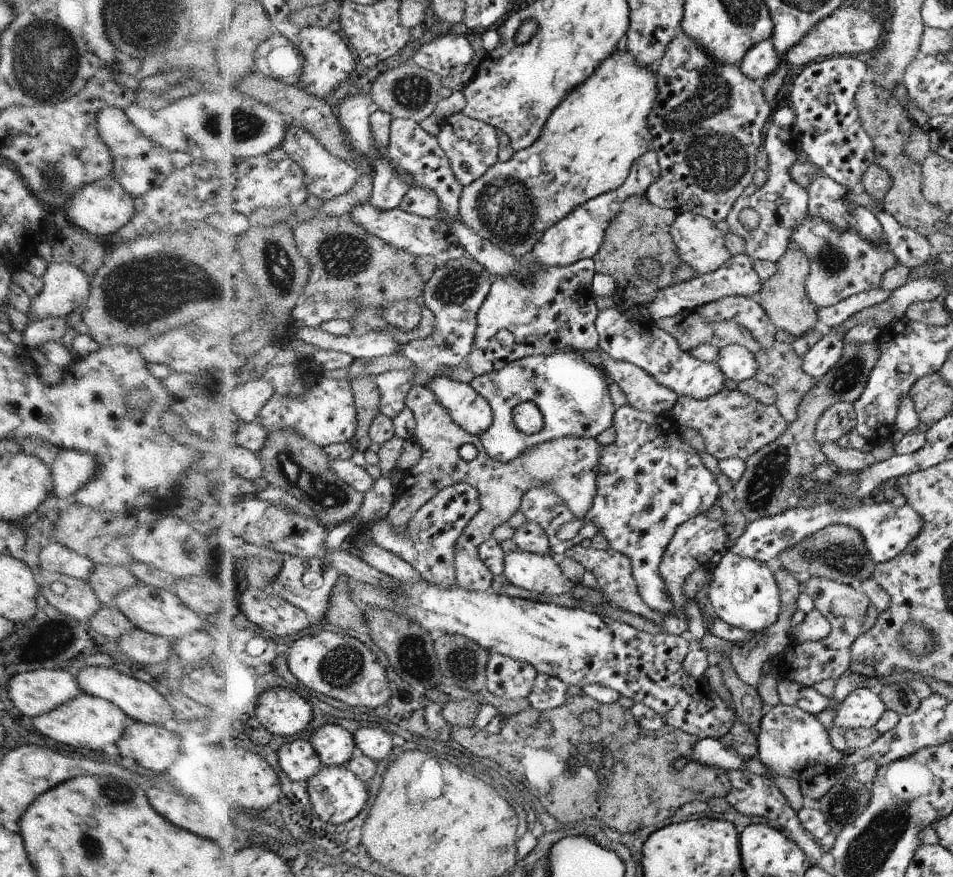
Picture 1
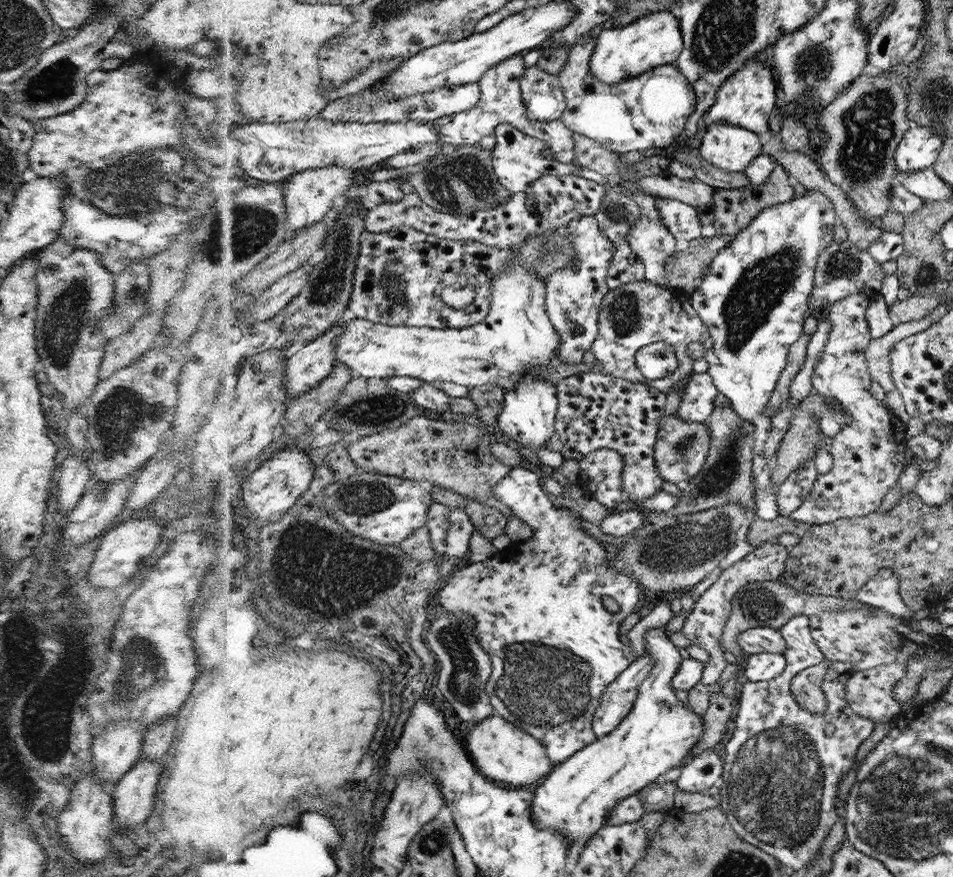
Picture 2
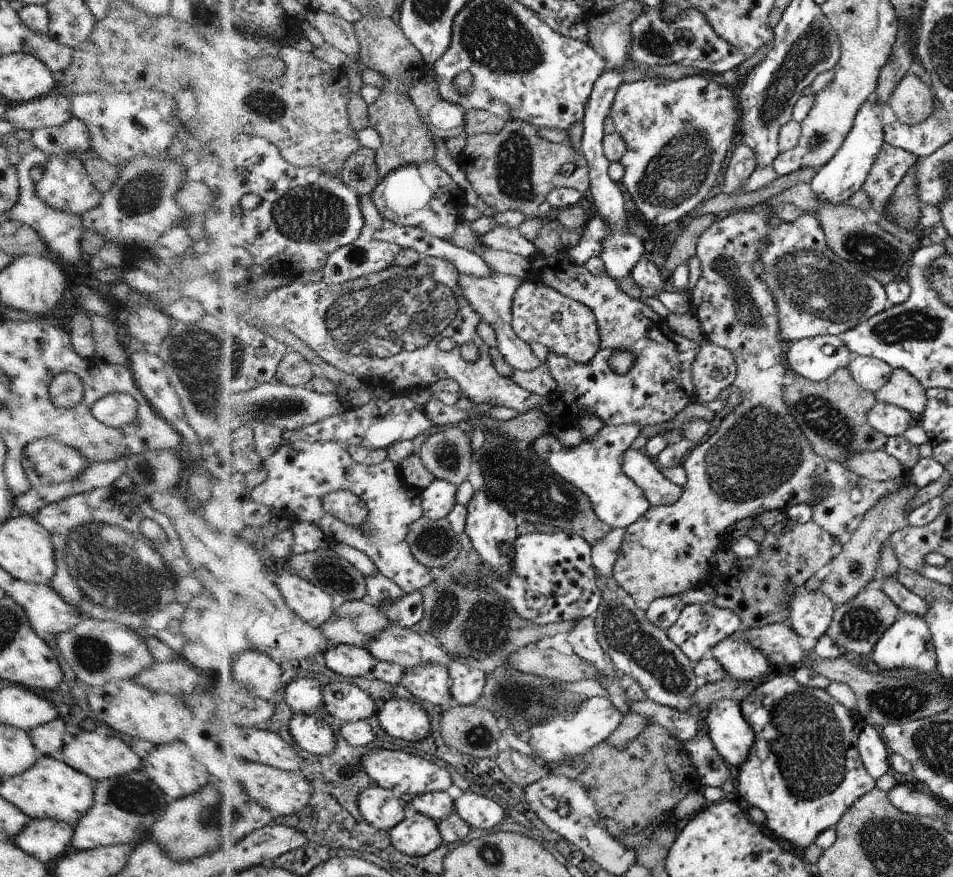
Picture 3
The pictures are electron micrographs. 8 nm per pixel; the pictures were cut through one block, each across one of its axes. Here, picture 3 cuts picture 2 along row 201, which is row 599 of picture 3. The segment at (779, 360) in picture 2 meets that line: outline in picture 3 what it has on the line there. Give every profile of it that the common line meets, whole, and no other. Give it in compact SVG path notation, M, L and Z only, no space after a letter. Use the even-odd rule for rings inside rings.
M804 585L794 590L794 594L788 600L788 608L790 608L788 619L791 619L792 622L790 628L795 630L799 636L810 636L816 640L822 634L826 634L826 630L829 630L828 626L832 626L833 614L837 610L836 604L828 594L819 589L808 591Z

